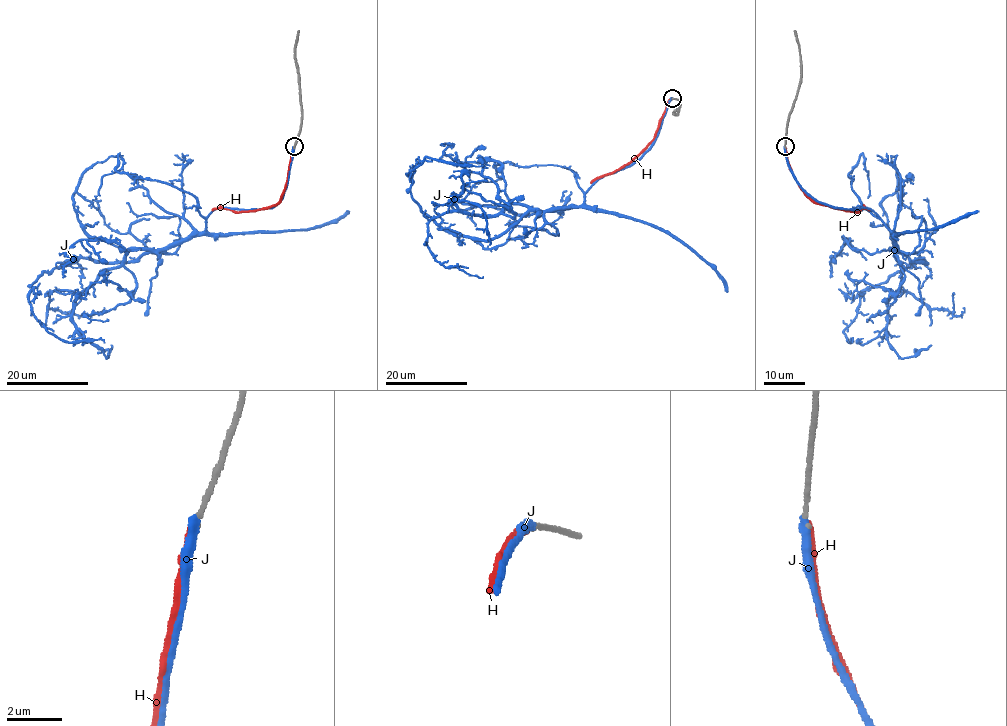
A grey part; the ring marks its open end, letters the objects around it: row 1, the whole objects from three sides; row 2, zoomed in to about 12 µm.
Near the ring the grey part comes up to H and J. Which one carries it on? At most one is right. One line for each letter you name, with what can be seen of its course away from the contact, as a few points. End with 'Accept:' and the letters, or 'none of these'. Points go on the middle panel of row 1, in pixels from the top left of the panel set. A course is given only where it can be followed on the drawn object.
J: Its course: (672, 98), (654, 143), (580, 206), (473, 240), (411, 196), (407, 173), (427, 157), (483, 165)
Accept: J

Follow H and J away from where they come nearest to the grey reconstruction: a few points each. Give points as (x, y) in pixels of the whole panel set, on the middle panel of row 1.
H: (672, 99), (667, 102), (652, 140), (628, 163), (590, 182)
J: (672, 98), (654, 143), (580, 206), (473, 240), (411, 196), (407, 173), (427, 157), (483, 165)

